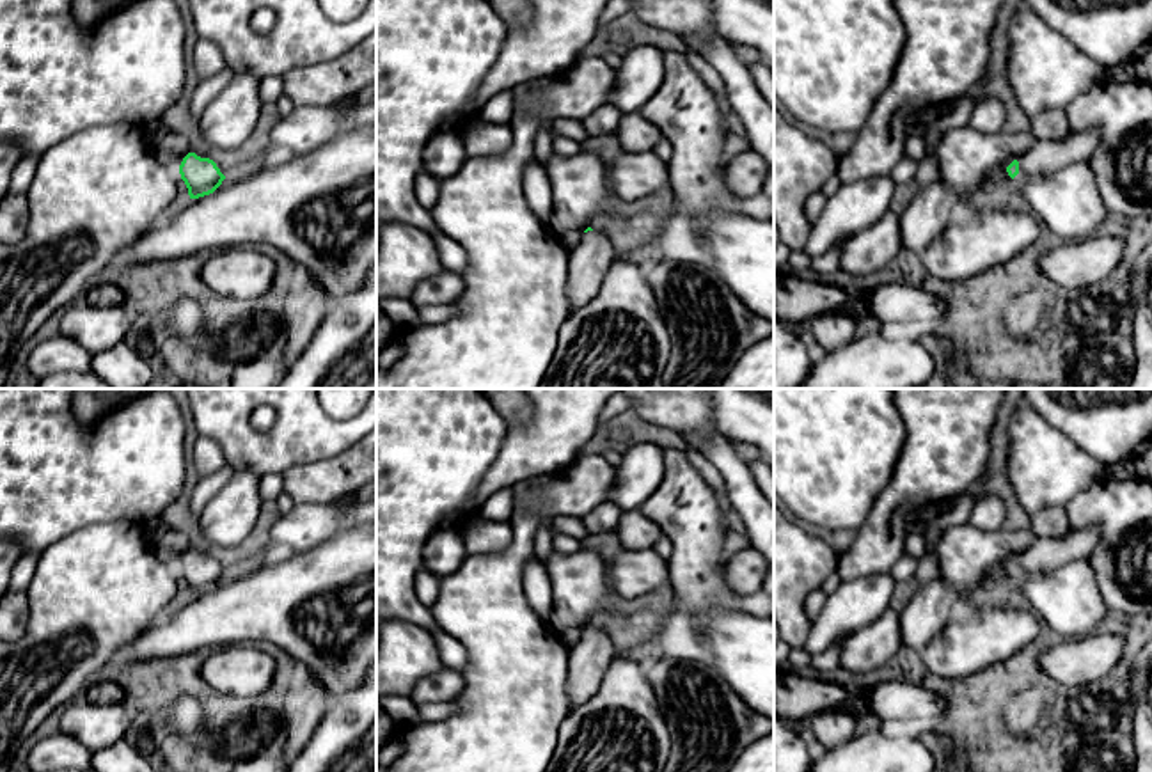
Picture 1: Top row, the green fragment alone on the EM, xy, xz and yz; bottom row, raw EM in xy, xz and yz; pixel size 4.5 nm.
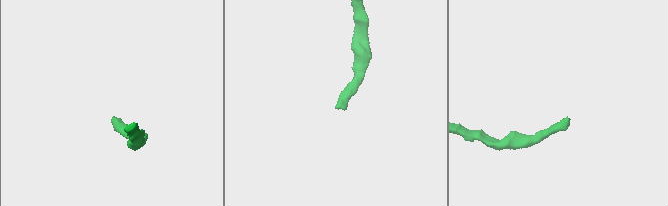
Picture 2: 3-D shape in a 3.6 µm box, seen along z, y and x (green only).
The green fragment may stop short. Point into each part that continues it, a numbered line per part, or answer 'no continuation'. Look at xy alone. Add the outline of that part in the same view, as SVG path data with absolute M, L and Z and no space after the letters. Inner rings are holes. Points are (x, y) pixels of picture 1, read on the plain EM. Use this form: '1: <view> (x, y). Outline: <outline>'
no continuation

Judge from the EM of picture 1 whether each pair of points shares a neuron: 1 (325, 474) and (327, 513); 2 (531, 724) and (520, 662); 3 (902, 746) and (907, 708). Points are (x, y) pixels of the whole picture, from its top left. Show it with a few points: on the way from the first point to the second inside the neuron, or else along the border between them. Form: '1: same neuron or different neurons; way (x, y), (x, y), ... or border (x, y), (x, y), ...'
1: different neurons; border (339, 499), (295, 503)
2: same neuron; way (520, 708), (520, 678)
3: different neurons; border (884, 724), (909, 730)

